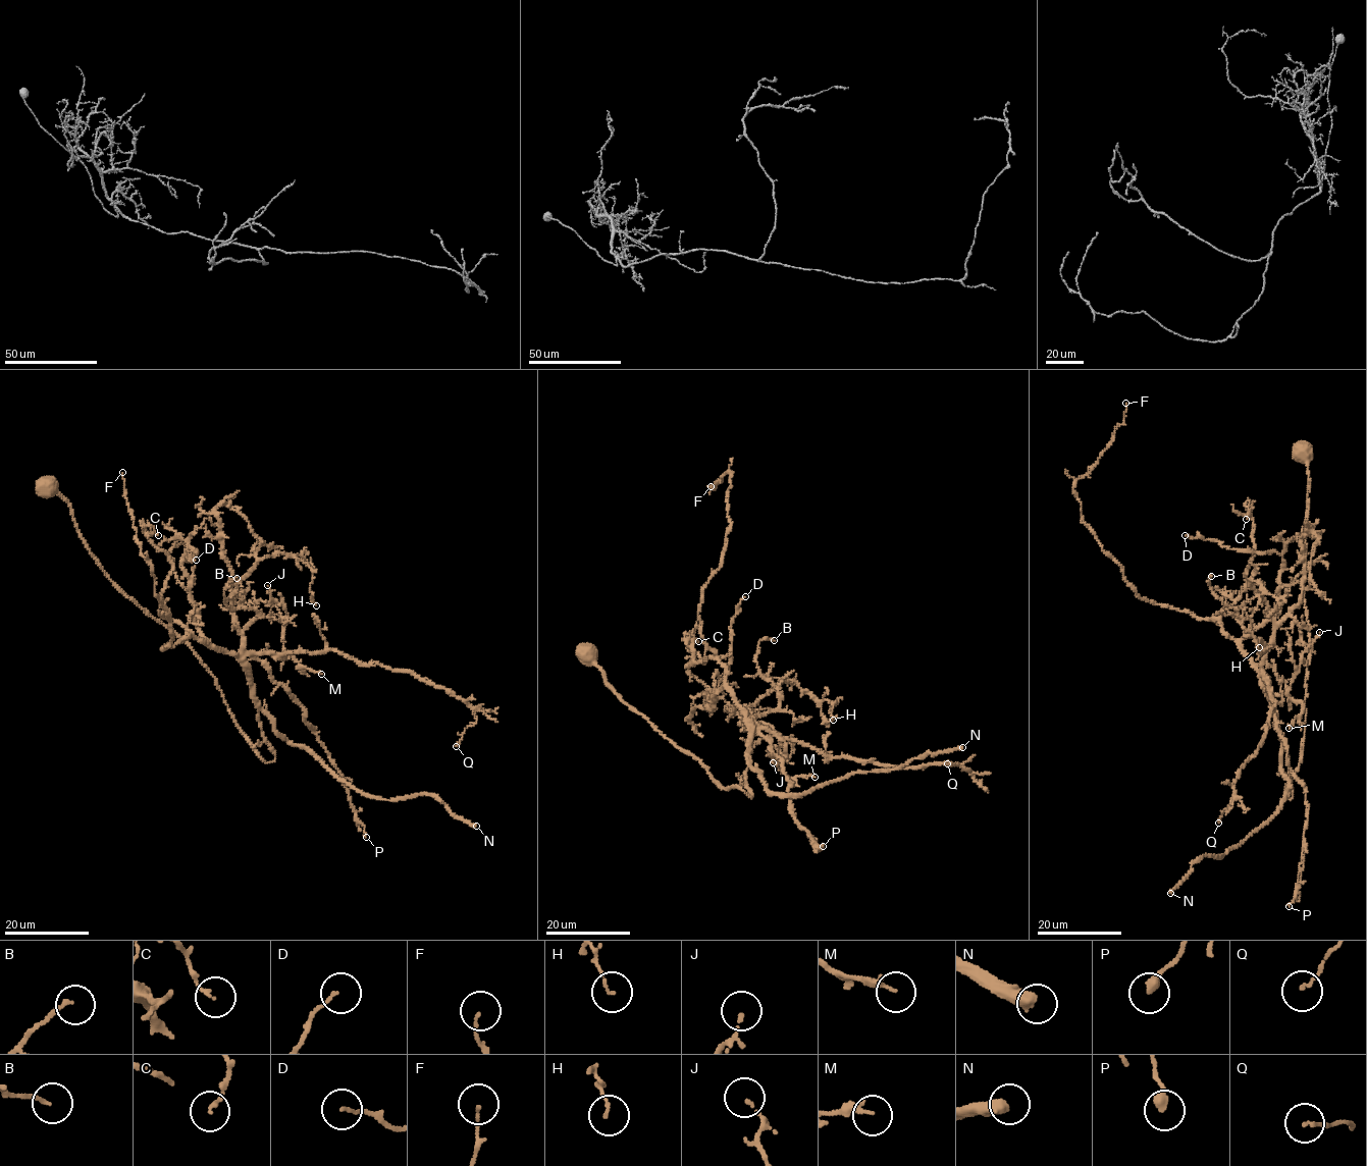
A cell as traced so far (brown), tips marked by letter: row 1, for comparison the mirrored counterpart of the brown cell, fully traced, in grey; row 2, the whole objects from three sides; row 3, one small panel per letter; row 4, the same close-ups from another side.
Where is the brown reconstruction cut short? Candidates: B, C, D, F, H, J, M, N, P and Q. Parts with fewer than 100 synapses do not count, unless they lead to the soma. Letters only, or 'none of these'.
N

